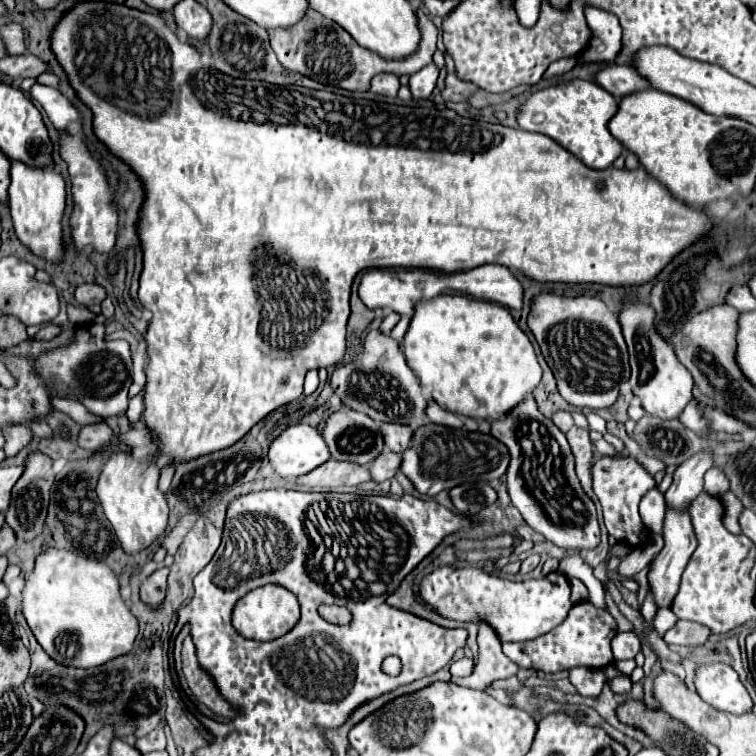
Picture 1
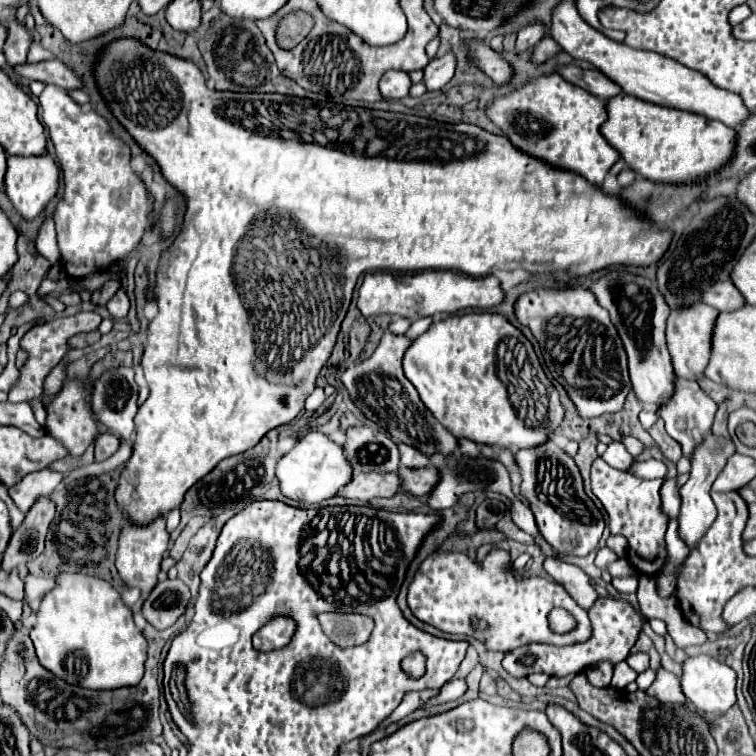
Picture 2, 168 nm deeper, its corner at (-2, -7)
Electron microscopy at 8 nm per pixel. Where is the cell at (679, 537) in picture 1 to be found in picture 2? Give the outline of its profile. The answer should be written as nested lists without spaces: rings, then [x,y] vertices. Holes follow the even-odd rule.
[[[708,436],[704,440],[704,444],[700,444],[694,452],[692,458],[692,472],[690,478],[684,486],[680,486],[680,514],[678,514],[678,534],[684,540],[684,544],[694,550],[698,546],[698,540],[702,540],[702,536],[708,532],[710,524],[716,518],[716,506],[710,498],[710,484],[714,482],[714,478],[718,476],[718,472],[724,468],[726,460],[734,454],[734,444],[726,438],[718,438],[718,436]]]

